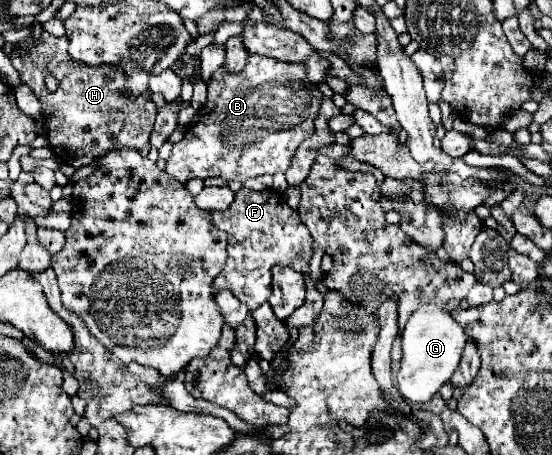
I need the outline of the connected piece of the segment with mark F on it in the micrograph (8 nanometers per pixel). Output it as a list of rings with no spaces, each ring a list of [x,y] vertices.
[[[241,188],[235,192],[235,200],[231,202],[231,206],[227,210],[209,210],[211,214],[211,222],[215,226],[219,226],[221,230],[229,232],[229,246],[227,246],[227,268],[223,268],[223,272],[215,278],[213,286],[215,288],[229,288],[231,292],[235,292],[235,296],[245,302],[251,310],[259,308],[271,292],[271,268],[275,264],[287,264],[289,268],[301,272],[301,274],[309,274],[309,262],[313,258],[313,238],[309,236],[309,230],[301,224],[297,210],[293,210],[287,202],[285,196],[275,192],[275,190],[263,190],[263,192],[253,192],[247,188]]]

